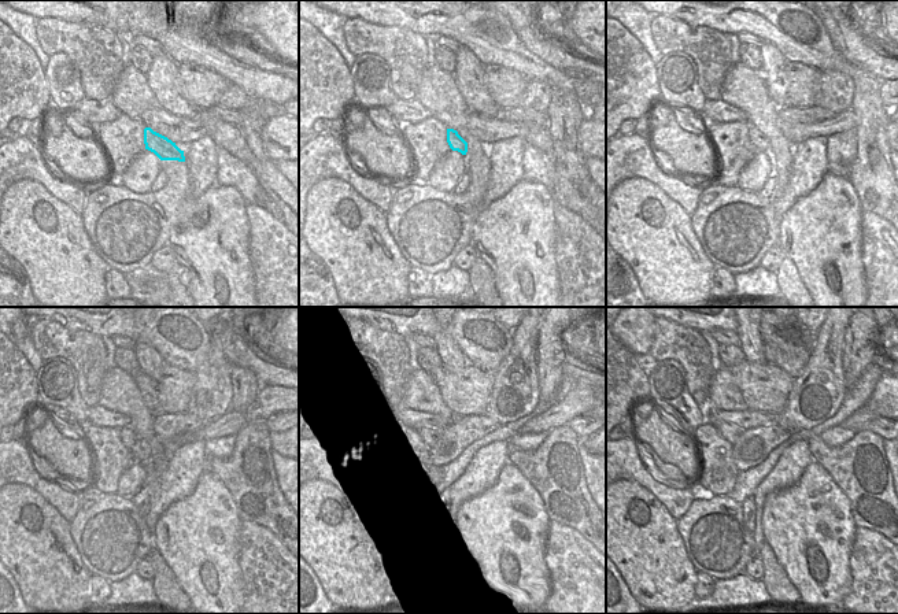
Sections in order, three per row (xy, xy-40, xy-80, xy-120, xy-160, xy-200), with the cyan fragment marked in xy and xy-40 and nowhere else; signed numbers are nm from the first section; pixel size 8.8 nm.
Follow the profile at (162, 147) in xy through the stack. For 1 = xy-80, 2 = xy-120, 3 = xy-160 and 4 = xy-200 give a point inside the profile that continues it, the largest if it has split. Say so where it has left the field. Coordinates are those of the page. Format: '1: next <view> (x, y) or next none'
1: next xy-80 (758, 139)
2: next xy-120 (140, 448)
3: next xy-160 (429, 435)
4: next xy-200 (731, 432)

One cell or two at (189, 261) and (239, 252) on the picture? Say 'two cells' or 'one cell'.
one cell

